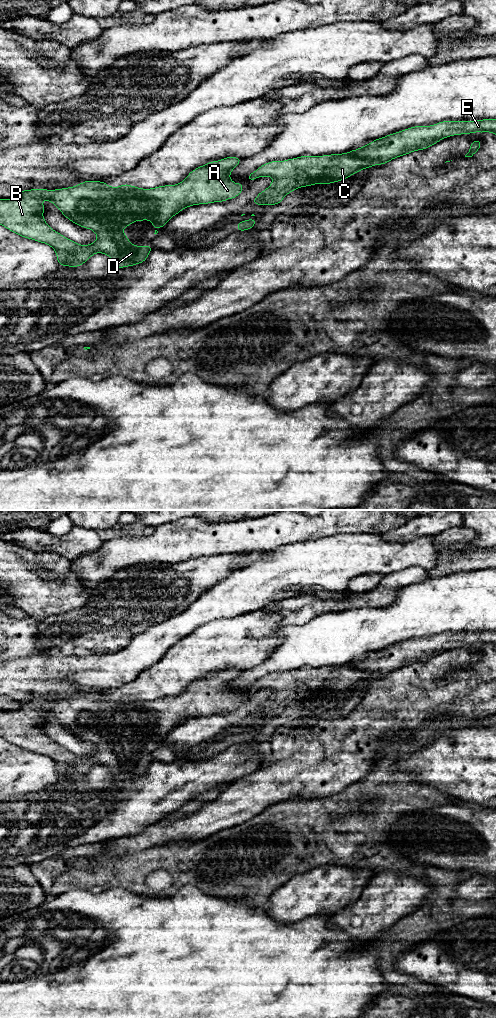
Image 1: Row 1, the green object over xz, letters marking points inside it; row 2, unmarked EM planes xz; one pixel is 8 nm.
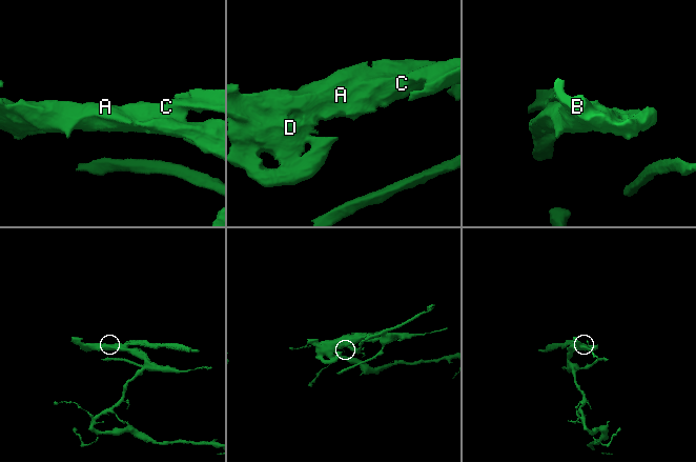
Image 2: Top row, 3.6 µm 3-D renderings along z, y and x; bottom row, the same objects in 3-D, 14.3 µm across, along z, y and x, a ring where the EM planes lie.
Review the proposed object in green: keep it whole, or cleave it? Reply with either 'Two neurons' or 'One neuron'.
Two neurons

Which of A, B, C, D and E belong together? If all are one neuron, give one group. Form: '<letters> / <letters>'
A B C D / E

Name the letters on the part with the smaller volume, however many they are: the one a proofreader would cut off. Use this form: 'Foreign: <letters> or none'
Foreign: E

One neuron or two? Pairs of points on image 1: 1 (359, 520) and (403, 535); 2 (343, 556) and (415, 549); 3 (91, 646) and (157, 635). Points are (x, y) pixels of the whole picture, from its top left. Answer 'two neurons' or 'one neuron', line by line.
1: two neurons
2: one neuron
3: two neurons

